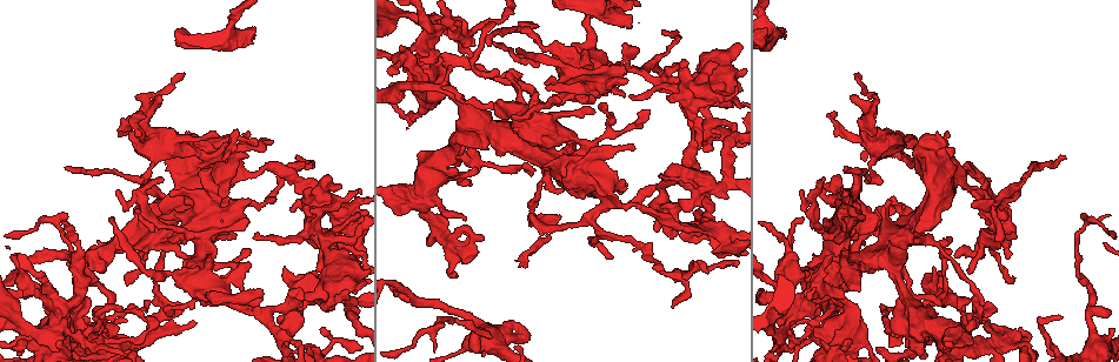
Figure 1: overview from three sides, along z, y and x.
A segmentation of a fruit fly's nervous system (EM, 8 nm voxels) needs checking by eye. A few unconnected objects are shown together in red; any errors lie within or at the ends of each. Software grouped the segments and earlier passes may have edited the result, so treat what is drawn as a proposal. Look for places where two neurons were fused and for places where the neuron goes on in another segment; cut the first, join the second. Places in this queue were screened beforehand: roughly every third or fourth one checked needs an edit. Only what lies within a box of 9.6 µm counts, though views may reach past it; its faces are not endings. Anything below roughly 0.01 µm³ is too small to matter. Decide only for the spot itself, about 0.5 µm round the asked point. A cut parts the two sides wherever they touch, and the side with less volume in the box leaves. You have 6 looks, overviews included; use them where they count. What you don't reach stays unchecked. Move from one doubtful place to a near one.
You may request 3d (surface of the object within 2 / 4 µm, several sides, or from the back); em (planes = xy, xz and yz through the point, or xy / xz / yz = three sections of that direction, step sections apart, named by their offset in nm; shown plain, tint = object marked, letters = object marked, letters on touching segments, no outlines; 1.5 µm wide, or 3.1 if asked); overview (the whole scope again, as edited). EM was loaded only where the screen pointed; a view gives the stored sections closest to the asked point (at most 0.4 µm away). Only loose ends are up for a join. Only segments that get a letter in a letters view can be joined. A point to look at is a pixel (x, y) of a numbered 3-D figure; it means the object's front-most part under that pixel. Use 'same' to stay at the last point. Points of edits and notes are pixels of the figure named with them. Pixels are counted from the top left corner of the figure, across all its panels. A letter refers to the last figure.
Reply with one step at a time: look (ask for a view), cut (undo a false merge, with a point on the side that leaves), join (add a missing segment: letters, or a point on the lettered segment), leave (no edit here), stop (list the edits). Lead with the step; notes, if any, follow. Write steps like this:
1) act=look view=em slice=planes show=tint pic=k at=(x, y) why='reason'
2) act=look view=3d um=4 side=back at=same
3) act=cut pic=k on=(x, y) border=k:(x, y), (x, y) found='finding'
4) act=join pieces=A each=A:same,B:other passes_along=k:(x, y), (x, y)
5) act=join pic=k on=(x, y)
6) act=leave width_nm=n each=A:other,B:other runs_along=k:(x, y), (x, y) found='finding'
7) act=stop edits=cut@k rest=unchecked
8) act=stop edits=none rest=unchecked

act=look view=3d um=2 side=back pic=1 at=(262, 314) why='sharp bend'

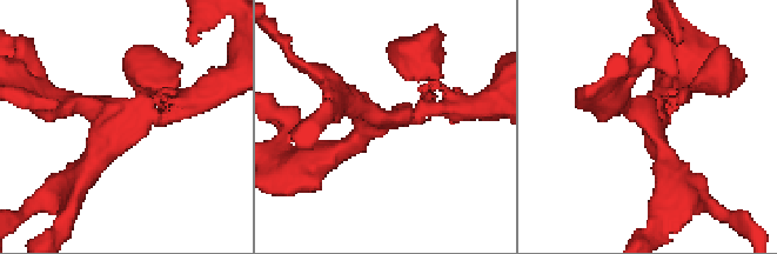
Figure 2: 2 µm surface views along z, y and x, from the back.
act=look view=em slice=xz step=4 show=plain pic=2 at=(655, 122) arms=4

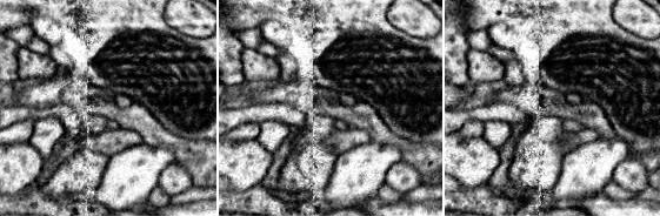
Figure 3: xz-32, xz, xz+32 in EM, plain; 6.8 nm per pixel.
act=look view=em slice=xz step=4 show=letters at=same

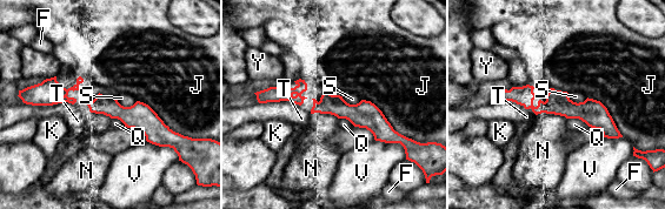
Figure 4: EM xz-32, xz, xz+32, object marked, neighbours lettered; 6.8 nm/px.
act=leave longest_contact=J:440nm each=F:other,J:other,K:other,N:other,Q:other,S:other,T:other,V:other,Y:other runs_along=4:(500, 94), (592, 112), (617, 134) found='one neuron here'

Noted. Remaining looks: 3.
act=look view=em slice=planes show=letters pic=1 at=(291, 208) why='branch stops here'

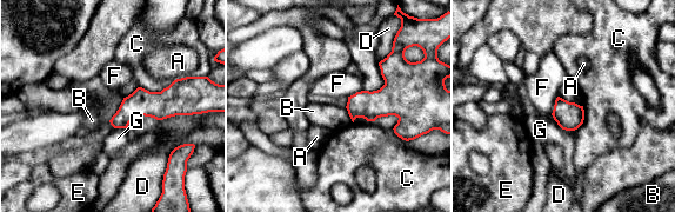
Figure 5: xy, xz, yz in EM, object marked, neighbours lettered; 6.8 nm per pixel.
act=leave width_nm=140 each=A:other,B:other,C:other,D:other,E:other,F:other,G:other border=5:(345, 107), (353, 121) found='no lettered segment goes on from it'

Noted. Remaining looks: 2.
act=look view=3d um=4 pic=1 at=(785, 34) why='free end'

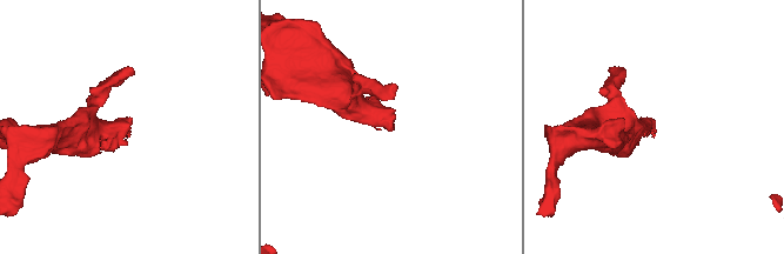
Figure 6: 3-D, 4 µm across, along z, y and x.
act=look view=em slice=planes show=letters pic=6 at=(128, 134) why='need the tissue'

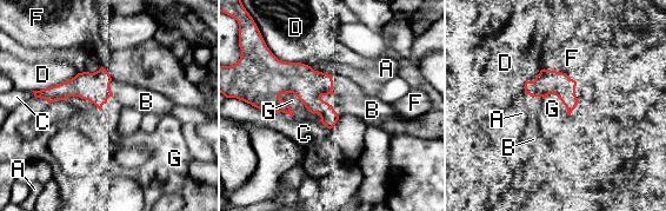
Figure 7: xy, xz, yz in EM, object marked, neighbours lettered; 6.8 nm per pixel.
act=join pieces=B longest_contact=D:340nm each=A:other,B:same,C:other,D:other,F:other,G:other found='it goes on there'

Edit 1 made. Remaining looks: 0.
act=stop edits=join@7 rest=unchecked

